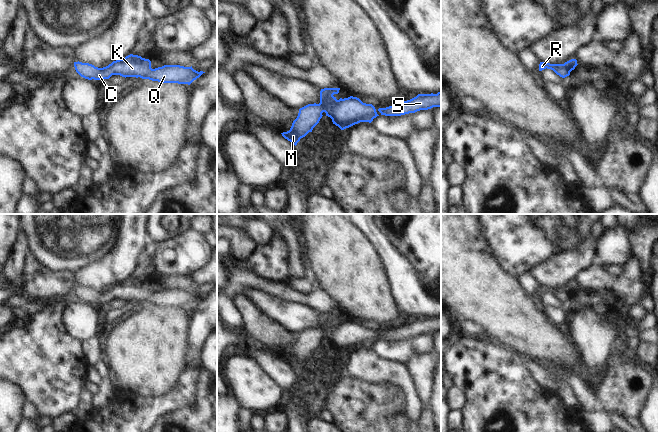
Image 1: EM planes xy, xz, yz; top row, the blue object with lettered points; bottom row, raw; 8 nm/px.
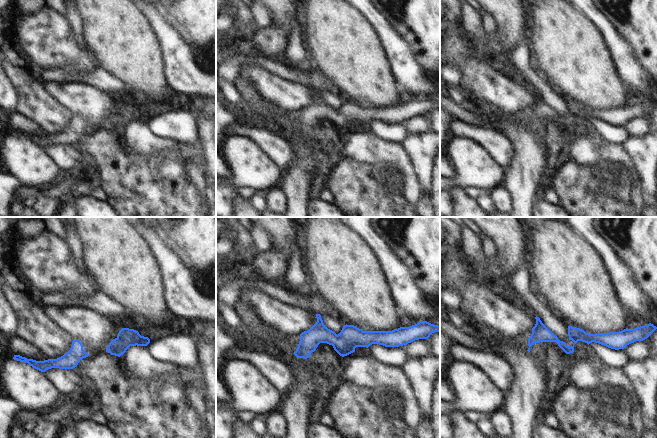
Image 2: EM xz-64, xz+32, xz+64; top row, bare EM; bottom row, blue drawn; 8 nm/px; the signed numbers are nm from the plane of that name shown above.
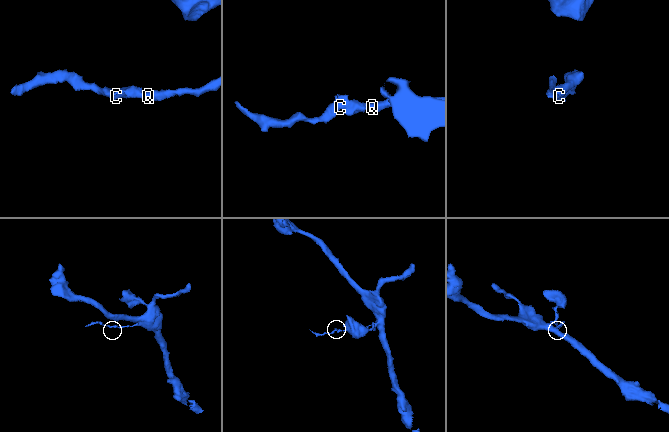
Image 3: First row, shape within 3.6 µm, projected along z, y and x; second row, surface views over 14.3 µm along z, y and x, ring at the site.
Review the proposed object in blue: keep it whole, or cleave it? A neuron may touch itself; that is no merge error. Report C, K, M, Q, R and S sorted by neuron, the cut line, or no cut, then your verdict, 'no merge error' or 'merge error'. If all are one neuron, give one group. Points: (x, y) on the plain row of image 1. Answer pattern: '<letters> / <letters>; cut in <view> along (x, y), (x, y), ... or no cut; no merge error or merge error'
C K M Q R S; no cut; no merge error

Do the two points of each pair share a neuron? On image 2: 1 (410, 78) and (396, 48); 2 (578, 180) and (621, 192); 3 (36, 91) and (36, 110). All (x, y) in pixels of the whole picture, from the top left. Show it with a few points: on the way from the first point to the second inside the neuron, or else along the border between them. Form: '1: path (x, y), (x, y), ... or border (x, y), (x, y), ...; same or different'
1: path (406, 71), (399, 62), (399, 55); same
2: border (594, 166), (598, 189), (618, 198); different
3: path (36, 96), (36, 105); same

